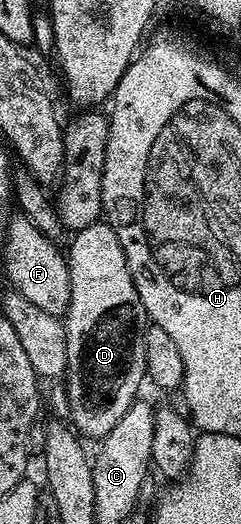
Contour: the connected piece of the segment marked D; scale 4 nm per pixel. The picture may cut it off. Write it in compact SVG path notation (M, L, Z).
M97 221L88 228L71 236L72 244L66 247L68 272L70 273L70 301L63 316L66 333L66 374L63 376L69 397L69 420L81 436L89 435L99 441L122 421L122 413L137 402L140 386L146 383L146 353L144 352L144 329L146 316L144 306L134 289L134 281L126 265L126 253L106 221Z

